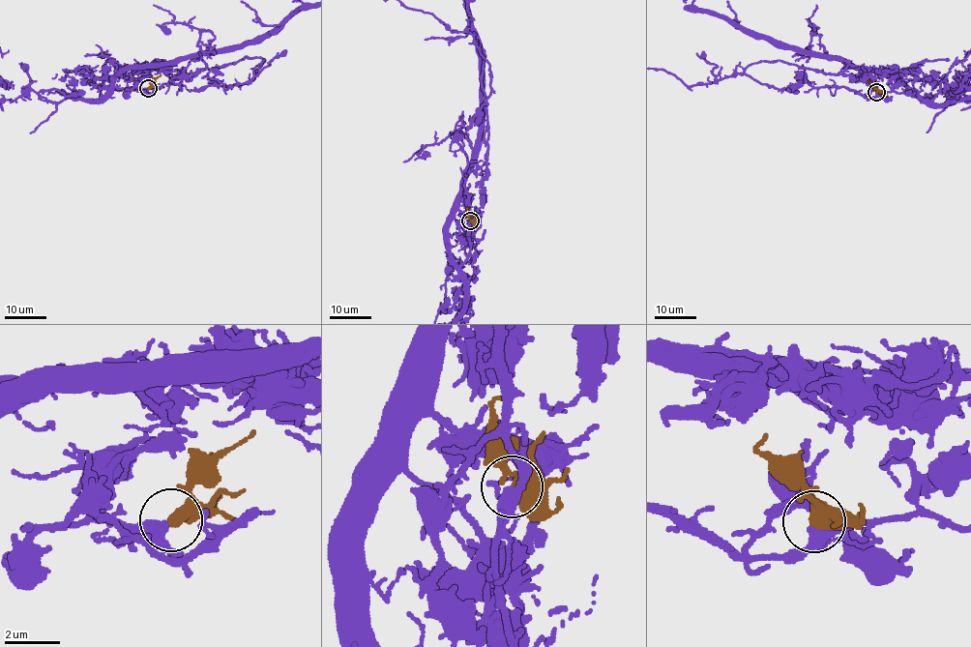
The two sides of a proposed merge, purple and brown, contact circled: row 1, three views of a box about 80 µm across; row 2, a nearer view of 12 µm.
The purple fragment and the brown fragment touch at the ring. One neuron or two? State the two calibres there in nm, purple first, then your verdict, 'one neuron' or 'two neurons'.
calibres 400 and 420 nm; one neuron

